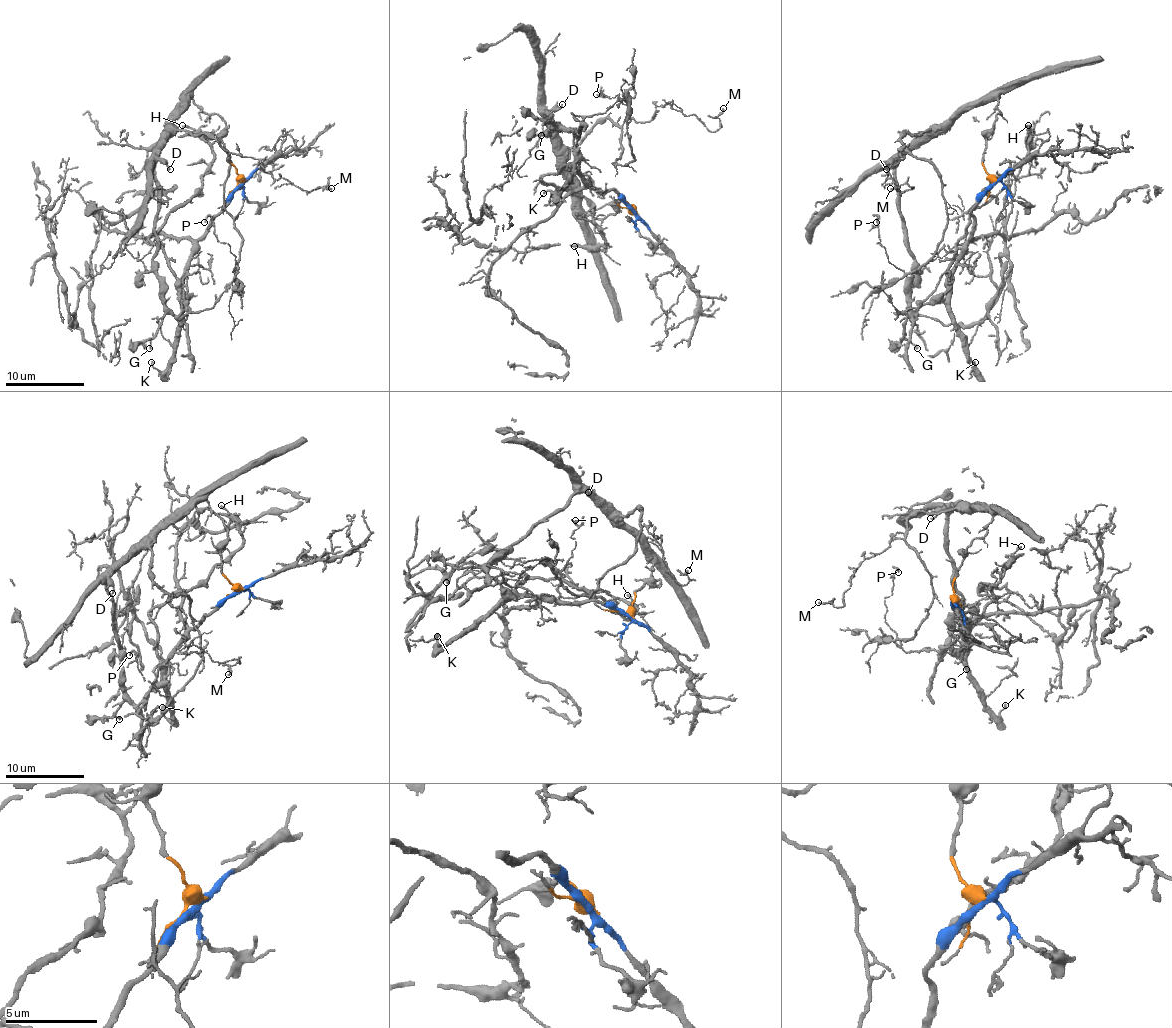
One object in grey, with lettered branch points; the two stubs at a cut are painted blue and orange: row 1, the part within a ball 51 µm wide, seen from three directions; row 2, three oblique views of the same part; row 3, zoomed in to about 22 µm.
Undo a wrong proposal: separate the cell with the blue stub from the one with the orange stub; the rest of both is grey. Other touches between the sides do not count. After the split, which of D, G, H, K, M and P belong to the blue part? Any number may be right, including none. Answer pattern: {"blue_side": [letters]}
{"blue_side": ["H", "K"]}

